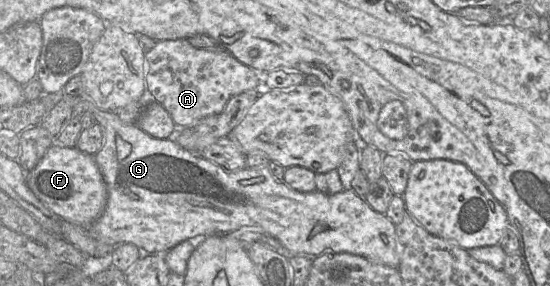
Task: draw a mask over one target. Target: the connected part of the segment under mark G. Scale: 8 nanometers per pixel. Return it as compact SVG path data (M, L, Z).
M61 91L44 94L40 99L47 107L47 113L58 101L64 101L74 110L90 113L102 127L104 143L93 157L107 188L107 201L101 216L88 228L99 242L110 246L130 243L144 253L164 254L190 238L227 234L244 226L253 226L276 238L292 256L314 258L325 253L350 253L391 267L399 266L400 246L396 225L385 214L374 211L364 198L351 189L335 194L324 194L316 190L299 192L283 181L276 180L266 166L227 171L182 148L174 139L154 138L137 124L123 122L115 112L98 108L84 96L66 95Z

